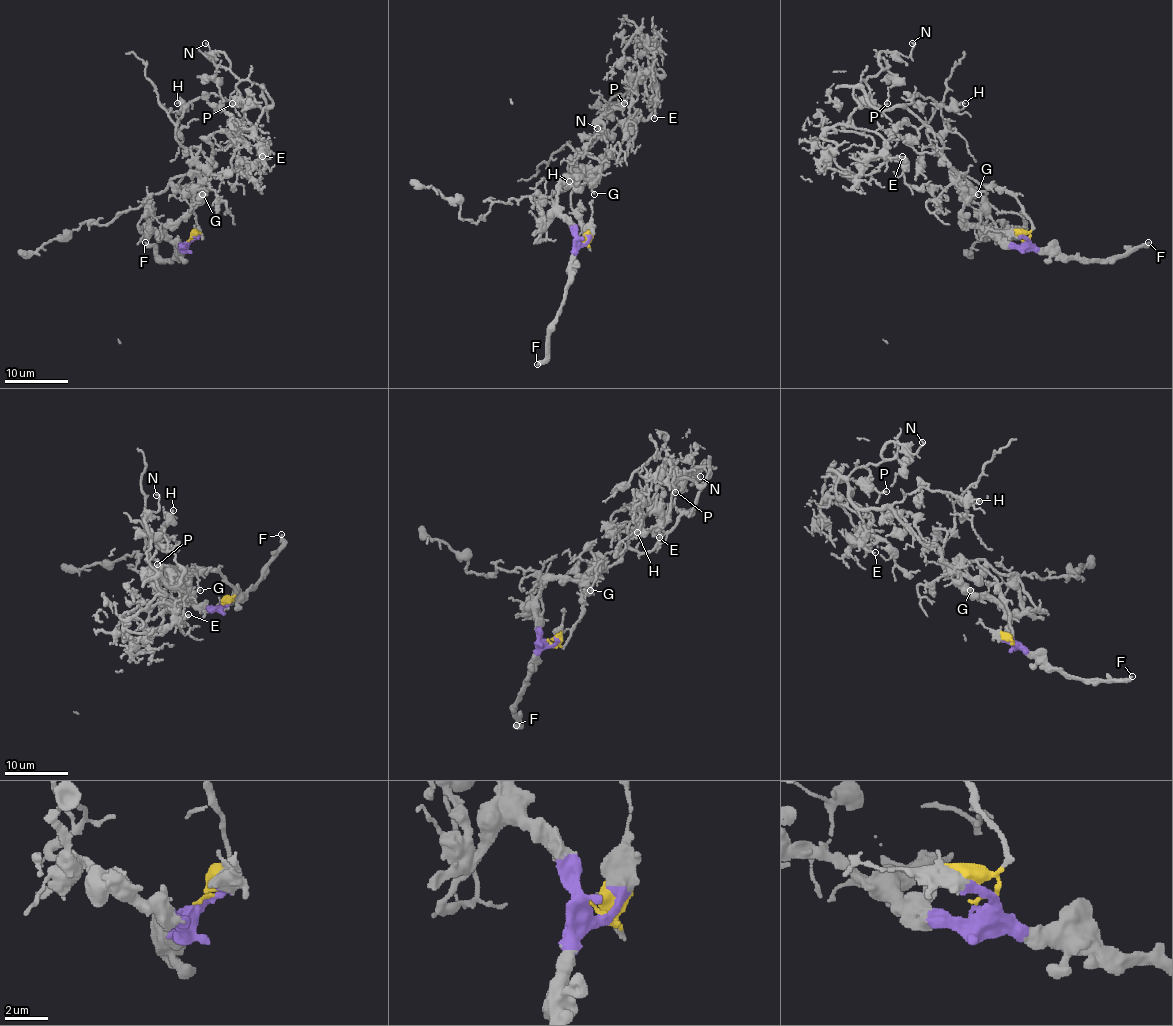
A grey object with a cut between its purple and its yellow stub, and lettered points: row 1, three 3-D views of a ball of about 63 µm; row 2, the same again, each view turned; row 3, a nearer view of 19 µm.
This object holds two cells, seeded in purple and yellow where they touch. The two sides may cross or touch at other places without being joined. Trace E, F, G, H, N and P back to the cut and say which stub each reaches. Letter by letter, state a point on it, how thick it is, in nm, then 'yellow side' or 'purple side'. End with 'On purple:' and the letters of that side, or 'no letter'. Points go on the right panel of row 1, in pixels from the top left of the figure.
E: place (902, 156); calibre 160 nm; yellow side
F: place (1148, 242); calibre 360 nm; purple side
G: place (978, 194); calibre 150 nm; purple side
H: place (965, 103); calibre 140 nm; yellow side
N: place (912, 43); calibre 110 nm; yellow side
P: place (887, 103); calibre 130 nm; yellow side
On purple: F, G

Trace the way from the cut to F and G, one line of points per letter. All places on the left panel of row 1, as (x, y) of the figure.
F: (187, 242), (169, 259), (162, 259), (155, 248), (144, 242)
G: (187, 242), (177, 245), (165, 233), (165, 228), (179, 222), (203, 195)

